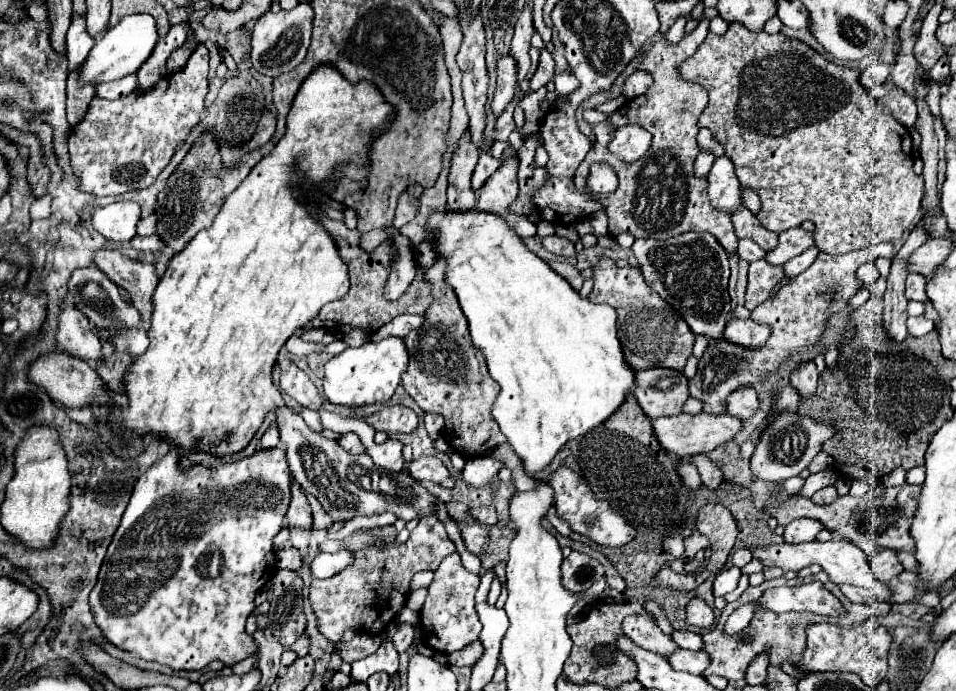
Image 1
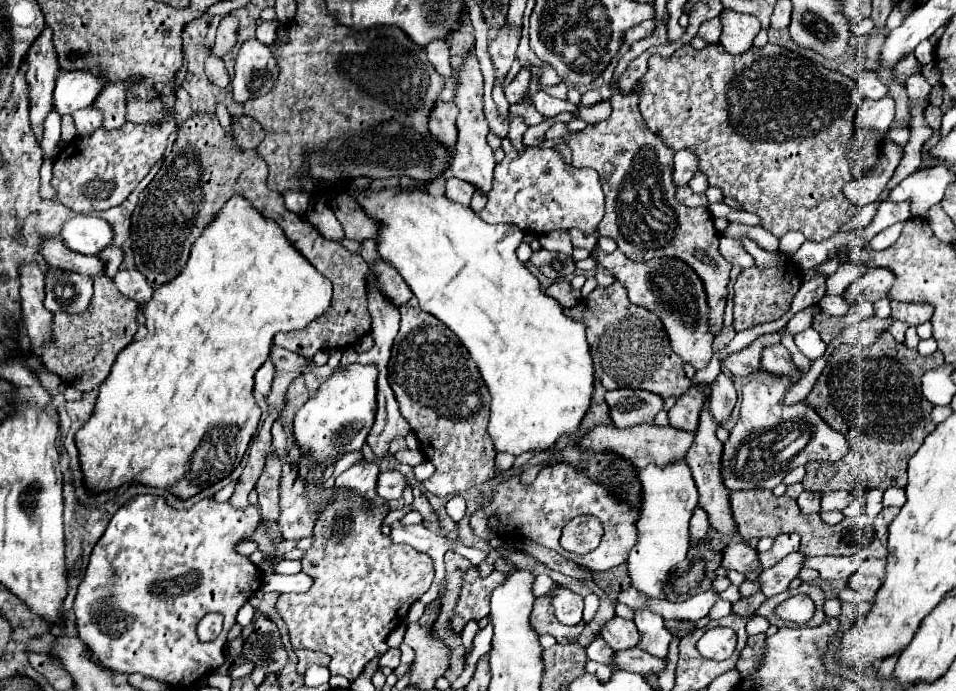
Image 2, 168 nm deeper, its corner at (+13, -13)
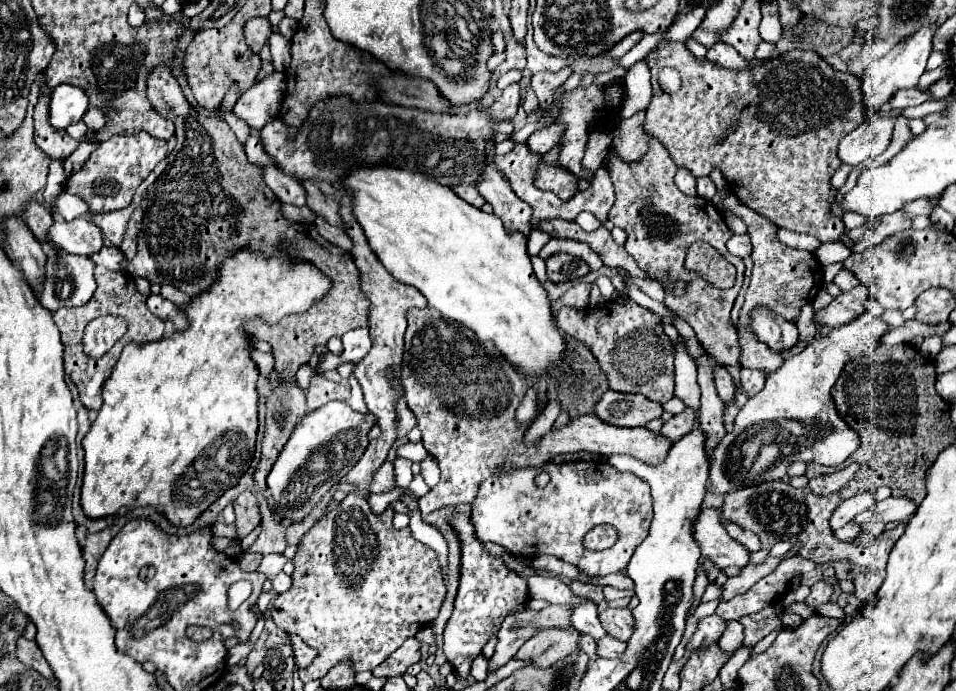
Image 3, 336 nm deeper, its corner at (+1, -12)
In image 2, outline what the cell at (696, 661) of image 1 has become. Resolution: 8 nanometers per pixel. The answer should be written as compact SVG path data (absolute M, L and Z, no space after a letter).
M629 648L629 650L617 650L613 654L613 664L619 666L621 670L627 672L639 672L639 674L647 674L647 672L663 672L667 662L653 658L651 654L645 654L643 650L637 648Z

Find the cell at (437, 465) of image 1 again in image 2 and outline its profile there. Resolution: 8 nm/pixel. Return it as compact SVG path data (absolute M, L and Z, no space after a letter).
M387 470L387 472L381 472L381 474L379 474L377 494L379 494L383 500L401 498L405 486L407 486L407 478L405 478L401 472L397 472L397 470Z

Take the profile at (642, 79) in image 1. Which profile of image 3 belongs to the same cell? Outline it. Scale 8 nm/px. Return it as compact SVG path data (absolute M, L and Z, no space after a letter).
M553 123L553 125L549 125L549 127L543 127L543 129L535 131L535 133L527 139L529 149L531 149L533 153L543 153L543 155L545 155L549 149L553 149L553 147L559 143L565 127L567 127L565 123Z

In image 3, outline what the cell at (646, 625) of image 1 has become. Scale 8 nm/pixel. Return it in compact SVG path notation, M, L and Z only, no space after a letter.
M607 609L599 615L599 621L611 637L621 639L621 641L629 641L635 629L633 613L629 609Z

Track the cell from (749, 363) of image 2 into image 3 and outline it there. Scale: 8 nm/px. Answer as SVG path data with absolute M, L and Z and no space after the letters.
M741 369L741 385L751 397L763 389L765 373L761 373L761 369Z

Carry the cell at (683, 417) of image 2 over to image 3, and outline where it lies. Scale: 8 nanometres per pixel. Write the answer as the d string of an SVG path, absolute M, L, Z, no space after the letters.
M687 407L683 413L671 417L671 419L663 425L663 429L661 429L659 433L665 435L665 437L669 437L671 441L677 441L677 439L685 437L687 433L691 433L693 425L695 425L695 409Z

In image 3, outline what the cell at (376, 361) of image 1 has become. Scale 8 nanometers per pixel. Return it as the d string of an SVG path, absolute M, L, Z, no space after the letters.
M331 401L329 405L307 413L295 427L267 477L269 501L275 515L291 521L301 521L309 515L321 497L361 459L361 453L369 445L369 431L373 425L377 425L373 413L353 411L345 401Z

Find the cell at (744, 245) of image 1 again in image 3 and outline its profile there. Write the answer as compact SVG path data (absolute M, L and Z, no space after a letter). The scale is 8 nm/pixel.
M733 235L733 237L729 239L727 249L729 249L733 255L741 257L741 259L743 259L743 257L749 257L749 255L751 255L749 237L747 237L747 235Z

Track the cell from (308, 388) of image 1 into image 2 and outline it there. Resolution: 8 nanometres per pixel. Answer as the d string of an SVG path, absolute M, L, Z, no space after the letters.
M267 360L255 374L255 390L261 392L263 396L269 394L269 388L271 388L271 382L273 382L273 374L275 374L275 366L271 360Z

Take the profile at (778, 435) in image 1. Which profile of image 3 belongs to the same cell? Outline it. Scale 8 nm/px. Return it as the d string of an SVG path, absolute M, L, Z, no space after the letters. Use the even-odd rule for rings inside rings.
M867 303L865 313L855 321L833 329L827 337L813 339L813 343L807 345L801 353L787 355L789 359L785 359L777 371L767 375L765 387L757 395L749 397L735 419L733 431L723 437L721 445L717 445L709 473L711 485L707 491L725 495L749 485L779 481L787 475L789 465L795 461L815 461L819 465L839 467L847 457L851 457L859 447L859 437L835 411L831 387L835 385L843 365L849 359L875 349L887 329L889 325L881 321L879 311ZM763 443L777 443L781 453L761 471L755 469L755 461L761 455Z

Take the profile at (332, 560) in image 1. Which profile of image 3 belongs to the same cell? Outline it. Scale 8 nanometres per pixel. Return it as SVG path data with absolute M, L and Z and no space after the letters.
M279 573L277 577L273 577L273 589L277 595L283 595L291 589L291 577L285 573Z

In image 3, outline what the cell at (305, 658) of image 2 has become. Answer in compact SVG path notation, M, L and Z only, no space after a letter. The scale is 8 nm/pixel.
M289 635L291 637L291 645L293 645L293 651L295 651L295 663L297 667L305 669L305 665L311 665L313 659L317 657L317 651L309 645L305 645L297 635Z

